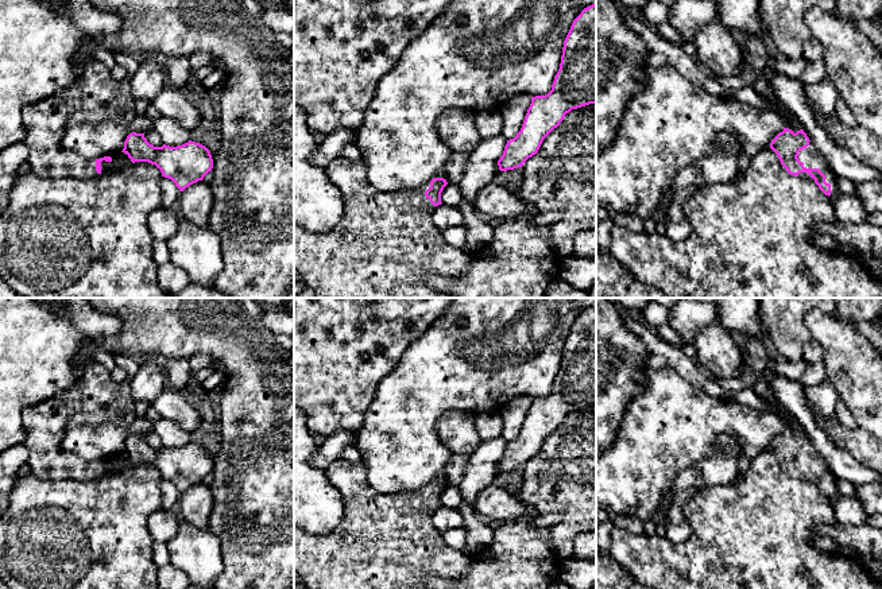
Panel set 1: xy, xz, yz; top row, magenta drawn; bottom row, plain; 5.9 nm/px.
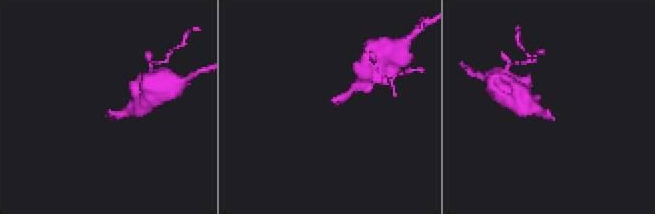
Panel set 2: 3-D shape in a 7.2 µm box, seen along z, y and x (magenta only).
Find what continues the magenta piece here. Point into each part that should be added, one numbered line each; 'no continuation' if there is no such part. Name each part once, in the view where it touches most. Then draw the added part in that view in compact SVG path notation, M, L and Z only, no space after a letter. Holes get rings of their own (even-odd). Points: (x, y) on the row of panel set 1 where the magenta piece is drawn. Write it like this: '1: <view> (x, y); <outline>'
1: yz (811, 158); M809 142L809 146L801 150L797 158L804 163L804 167L819 168L825 175L825 182L831 185L829 198L833 201L840 194L836 185L836 175L833 174L828 162L816 150L815 144Z

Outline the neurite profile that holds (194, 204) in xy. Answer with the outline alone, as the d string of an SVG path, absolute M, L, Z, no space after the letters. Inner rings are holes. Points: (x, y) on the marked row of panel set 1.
M204 179L181 191L177 202L179 216L196 226L208 226L213 206L213 193Z

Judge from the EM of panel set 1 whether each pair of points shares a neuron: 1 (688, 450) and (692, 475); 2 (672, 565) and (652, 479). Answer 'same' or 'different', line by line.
1: different
2: different

